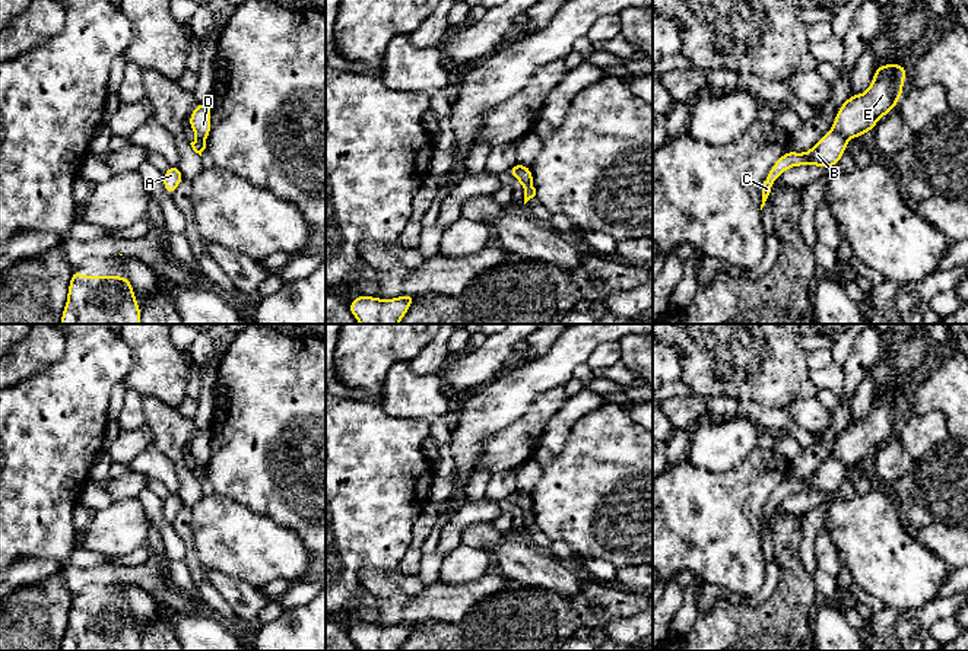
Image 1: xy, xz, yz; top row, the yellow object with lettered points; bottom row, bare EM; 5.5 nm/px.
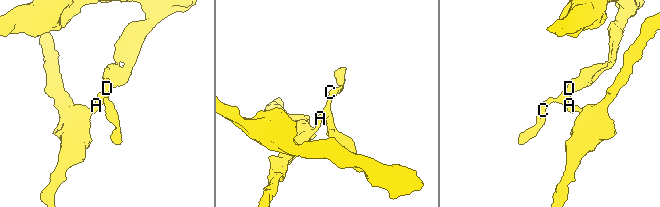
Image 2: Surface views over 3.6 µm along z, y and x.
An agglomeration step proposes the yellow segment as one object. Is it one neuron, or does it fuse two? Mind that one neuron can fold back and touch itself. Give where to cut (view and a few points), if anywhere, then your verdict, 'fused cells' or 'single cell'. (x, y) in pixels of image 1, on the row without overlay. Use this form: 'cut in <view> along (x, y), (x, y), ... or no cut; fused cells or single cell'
cut in yz along (832, 457), (846, 467); fused cells

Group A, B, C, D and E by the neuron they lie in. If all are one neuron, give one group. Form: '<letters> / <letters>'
A B C / D E

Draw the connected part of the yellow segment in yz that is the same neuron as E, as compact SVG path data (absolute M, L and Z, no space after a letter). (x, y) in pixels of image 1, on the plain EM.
M902 391L876 394L870 415L860 422L851 422L838 436L832 458L845 467L864 463L875 451L895 436L904 420L902 410L907 396Z

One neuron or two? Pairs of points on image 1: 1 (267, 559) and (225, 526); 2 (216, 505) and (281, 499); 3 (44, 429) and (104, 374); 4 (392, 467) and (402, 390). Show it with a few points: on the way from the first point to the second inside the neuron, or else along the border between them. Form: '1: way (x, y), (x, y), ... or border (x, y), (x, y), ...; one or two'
1: way (257, 551), (246, 546), (235, 536); one
2: border (215, 492), (231, 497), (270, 518); two
3: way (59, 415), (89, 384); one
4: border (380, 402), (393, 416), (421, 418), (429, 425); two

